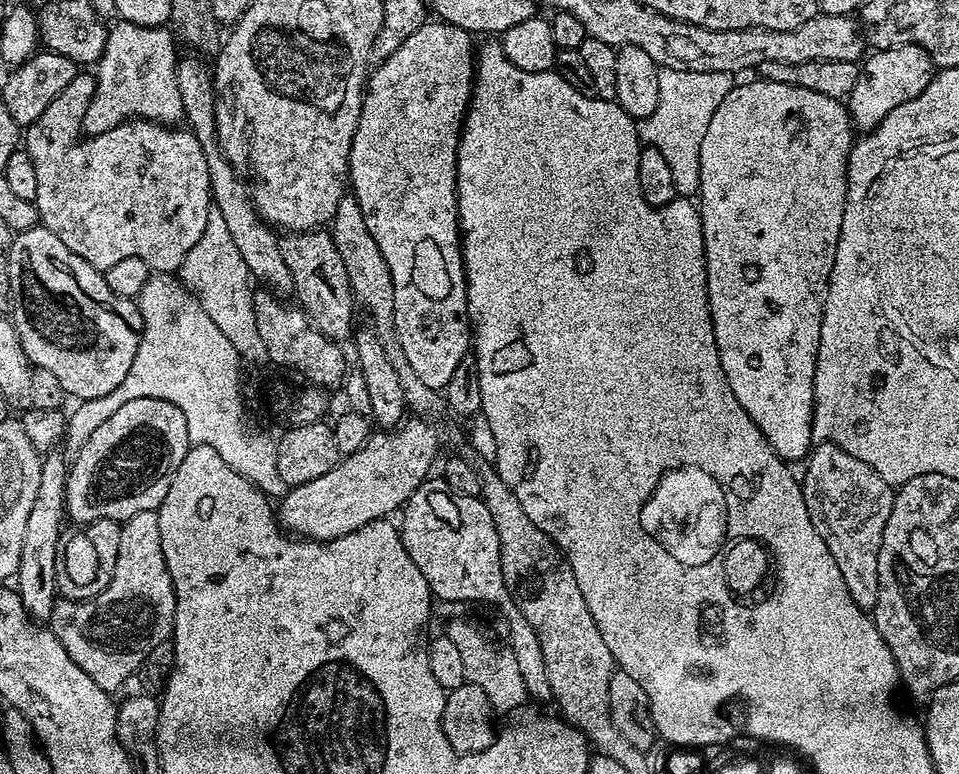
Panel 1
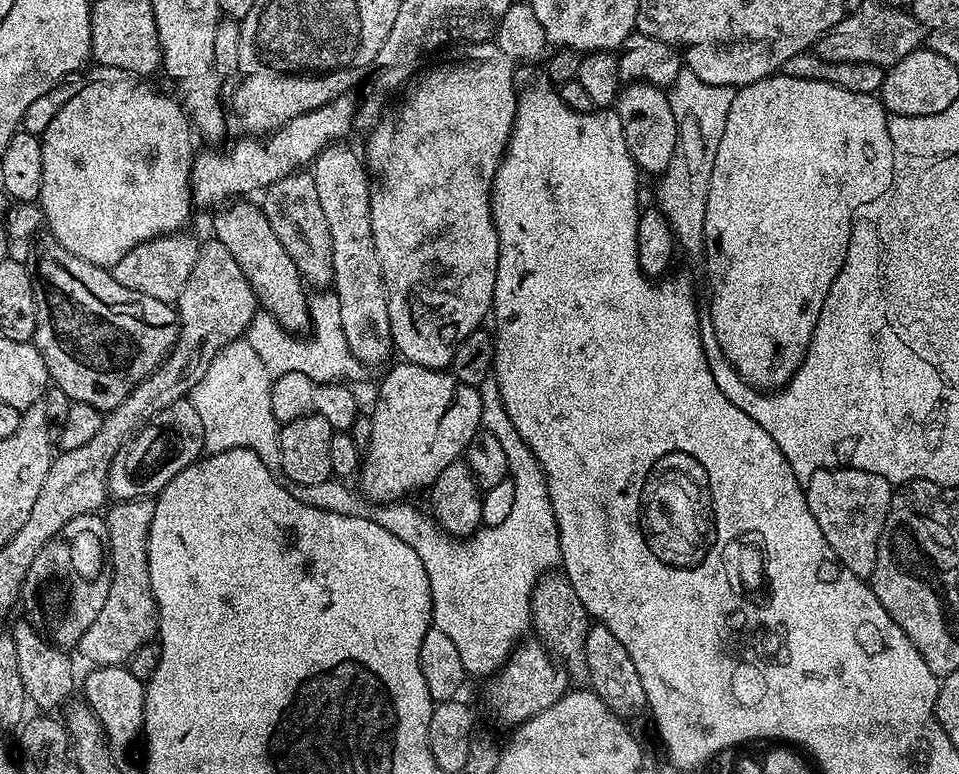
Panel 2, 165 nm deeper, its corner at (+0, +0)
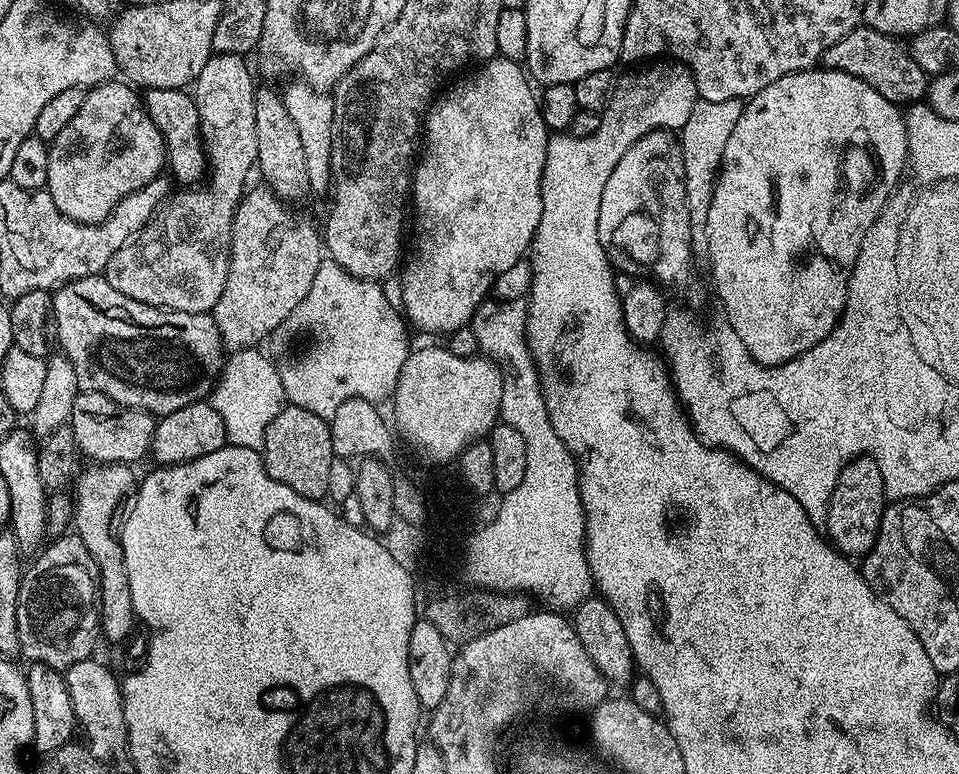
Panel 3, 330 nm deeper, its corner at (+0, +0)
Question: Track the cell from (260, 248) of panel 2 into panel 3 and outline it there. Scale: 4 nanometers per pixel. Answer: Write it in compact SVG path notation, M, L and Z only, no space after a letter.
M146 88L143 89L142 99L144 109L164 139L166 168L171 179L175 183L177 180L180 186L199 185L208 171L208 156L204 153L204 140L200 137L200 119L195 99L183 88Z

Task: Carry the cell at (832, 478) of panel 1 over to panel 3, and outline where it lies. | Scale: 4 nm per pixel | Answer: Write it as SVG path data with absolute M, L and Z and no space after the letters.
M860 456L857 460L850 461L838 474L838 482L830 498L827 539L841 556L867 556L878 538L885 507L886 481L882 478L882 470L878 470L878 462L874 462L868 456Z

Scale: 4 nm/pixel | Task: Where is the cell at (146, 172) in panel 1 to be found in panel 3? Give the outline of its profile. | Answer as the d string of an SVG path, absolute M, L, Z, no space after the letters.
M120 78L85 91L78 114L50 141L50 174L46 191L66 218L79 224L101 224L126 198L166 168L164 139L144 109L141 93Z

